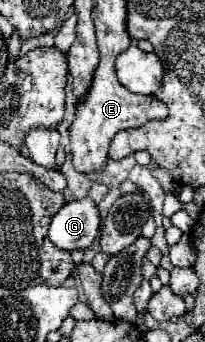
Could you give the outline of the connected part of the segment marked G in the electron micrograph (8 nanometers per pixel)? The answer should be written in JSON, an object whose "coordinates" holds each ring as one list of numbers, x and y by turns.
{"coordinates":[[90,199,66,203,50,223,50,241,64,249,88,249,100,231,100,213]]}

